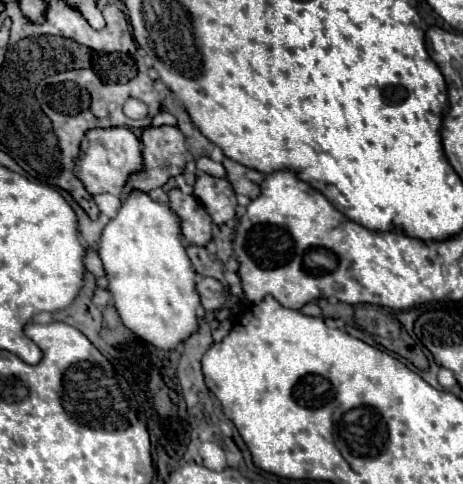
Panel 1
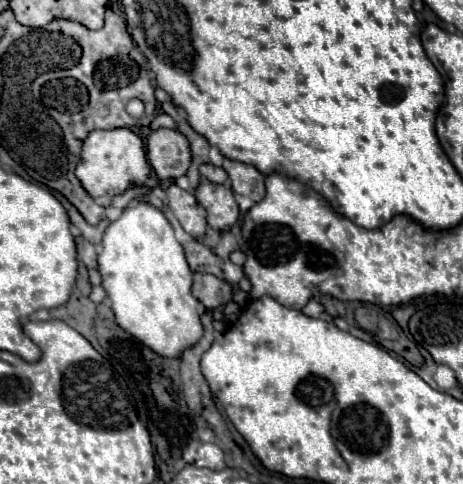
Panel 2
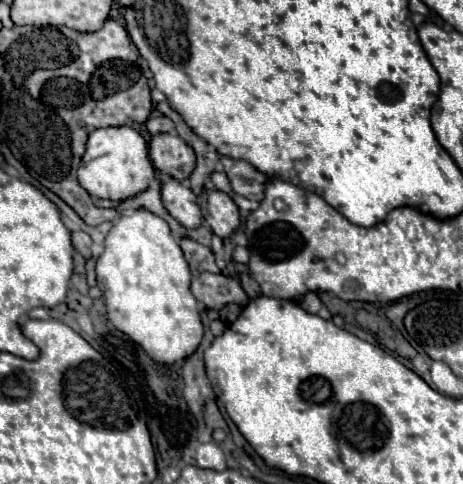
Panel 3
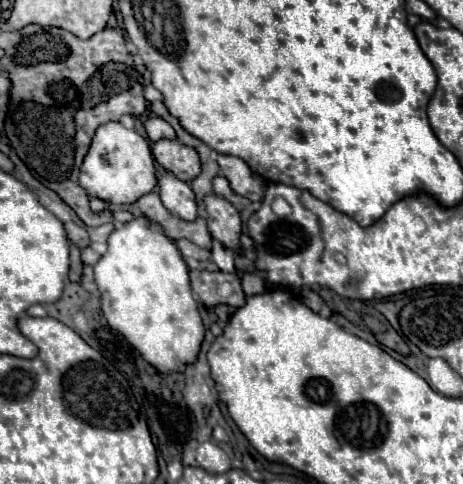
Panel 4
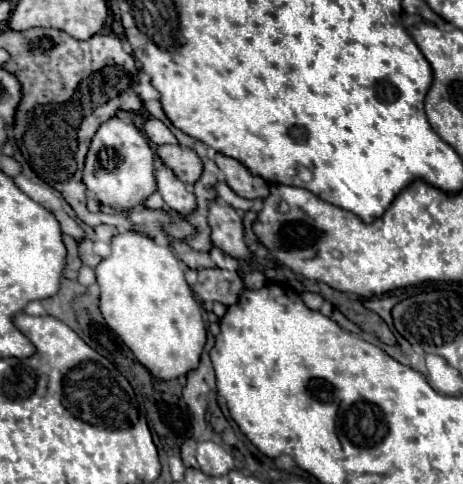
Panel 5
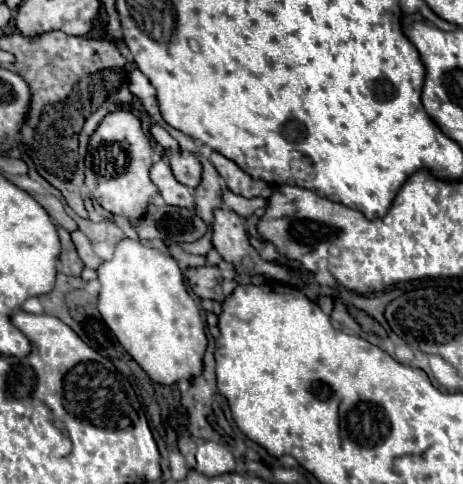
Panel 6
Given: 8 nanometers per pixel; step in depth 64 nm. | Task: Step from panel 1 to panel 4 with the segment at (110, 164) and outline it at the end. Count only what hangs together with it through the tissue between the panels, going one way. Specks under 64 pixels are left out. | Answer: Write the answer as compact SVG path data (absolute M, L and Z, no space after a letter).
M120 122L102 124L80 166L80 186L90 196L102 198L110 204L130 204L152 192L156 186L156 168L148 142L136 130L124 128Z

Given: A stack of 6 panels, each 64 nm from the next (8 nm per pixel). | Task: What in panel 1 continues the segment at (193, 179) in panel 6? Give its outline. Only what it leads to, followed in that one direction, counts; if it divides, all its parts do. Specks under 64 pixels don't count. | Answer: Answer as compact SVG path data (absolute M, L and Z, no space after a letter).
M150 126L150 128L146 128L142 132L142 170L136 174L130 174L122 196L126 196L128 192L133 190L139 190L146 192L158 202L167 203L168 195L162 191L162 186L168 182L168 178L174 178L184 172L186 160L188 160L186 140L184 140L184 134L176 126L160 126L160 128Z

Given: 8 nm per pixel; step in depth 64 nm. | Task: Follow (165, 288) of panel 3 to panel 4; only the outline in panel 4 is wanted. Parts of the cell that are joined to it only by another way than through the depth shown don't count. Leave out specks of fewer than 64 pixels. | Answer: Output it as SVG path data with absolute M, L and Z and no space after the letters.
M138 216L130 222L118 224L110 238L108 250L94 266L96 286L102 294L102 312L110 324L110 328L124 334L130 346L134 346L140 356L150 362L160 372L174 372L182 364L192 364L204 340L204 324L198 312L198 304L192 296L188 266L182 260L182 254L172 238L164 234L160 224L154 224L146 216Z

